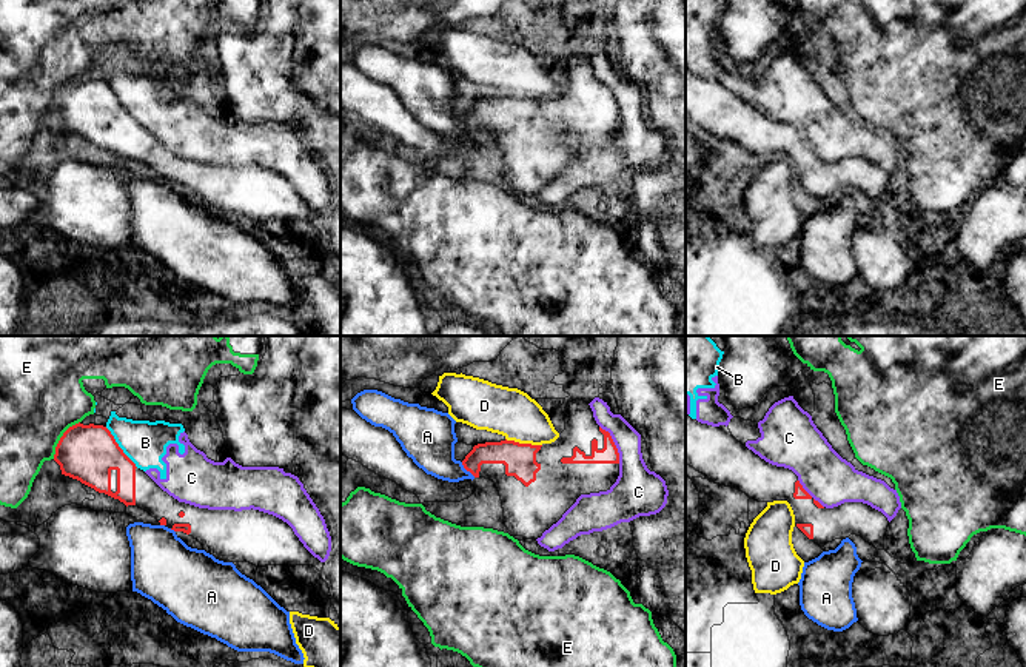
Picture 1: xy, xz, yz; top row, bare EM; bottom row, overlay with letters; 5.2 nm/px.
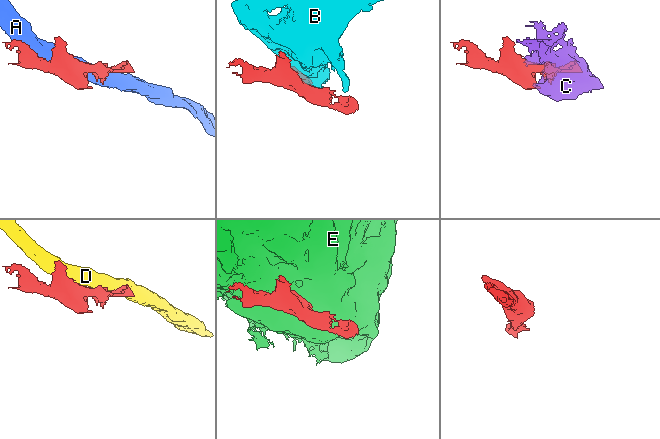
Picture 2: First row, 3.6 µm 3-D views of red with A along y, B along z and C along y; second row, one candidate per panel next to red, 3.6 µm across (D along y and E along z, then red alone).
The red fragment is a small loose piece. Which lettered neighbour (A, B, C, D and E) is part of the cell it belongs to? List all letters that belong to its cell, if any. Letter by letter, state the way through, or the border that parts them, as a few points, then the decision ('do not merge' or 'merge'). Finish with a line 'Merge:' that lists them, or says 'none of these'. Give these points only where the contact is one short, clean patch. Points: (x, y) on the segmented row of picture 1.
A: do not merge
B: do not merge
C: do not merge
D: do not merge
E: do not merge
Merge: none of these

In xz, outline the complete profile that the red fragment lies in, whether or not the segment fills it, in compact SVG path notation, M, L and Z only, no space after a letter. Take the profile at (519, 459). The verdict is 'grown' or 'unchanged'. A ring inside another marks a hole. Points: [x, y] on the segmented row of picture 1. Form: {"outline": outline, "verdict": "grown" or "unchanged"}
{"outline": "M576 399L567 404L565 430L555 442L531 445L505 439L478 444L462 465L474 478L495 482L507 533L522 541L541 538L581 494L610 490L619 476L619 453L610 433L596 424L590 405Z", "verdict": "grown"}

